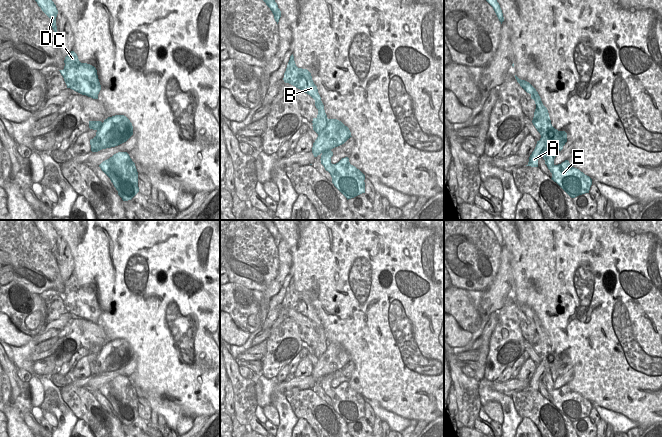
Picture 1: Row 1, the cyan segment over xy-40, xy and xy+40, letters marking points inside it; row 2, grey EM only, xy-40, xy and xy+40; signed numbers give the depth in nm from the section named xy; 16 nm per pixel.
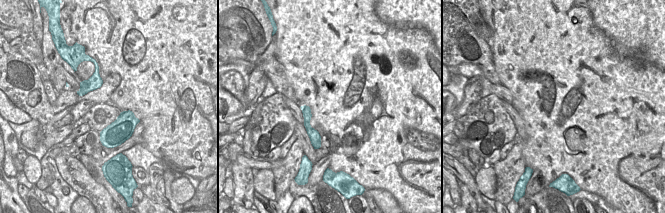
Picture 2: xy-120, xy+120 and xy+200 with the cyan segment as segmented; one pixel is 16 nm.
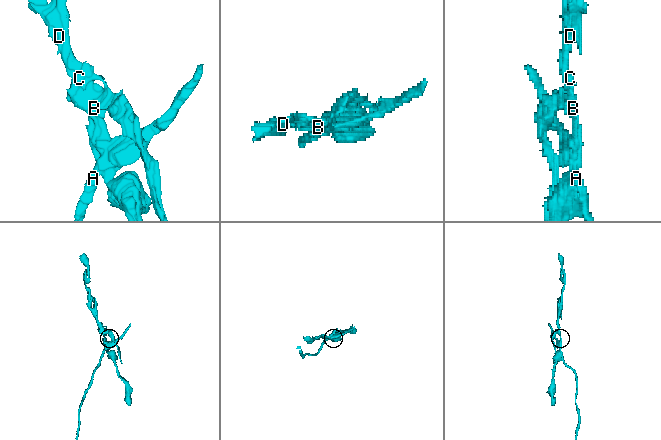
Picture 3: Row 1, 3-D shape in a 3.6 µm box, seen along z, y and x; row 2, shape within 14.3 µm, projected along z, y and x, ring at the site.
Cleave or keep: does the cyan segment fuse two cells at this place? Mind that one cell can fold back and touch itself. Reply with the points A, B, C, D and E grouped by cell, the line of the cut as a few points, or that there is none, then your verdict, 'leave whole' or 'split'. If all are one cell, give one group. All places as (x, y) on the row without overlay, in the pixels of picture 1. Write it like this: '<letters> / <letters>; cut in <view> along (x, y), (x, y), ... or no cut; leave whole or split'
A / B C D E; cut in xy+40 along (564, 367), (552, 366), (542, 380); split

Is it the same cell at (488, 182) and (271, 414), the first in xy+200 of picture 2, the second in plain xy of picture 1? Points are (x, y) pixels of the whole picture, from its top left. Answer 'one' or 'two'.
one

